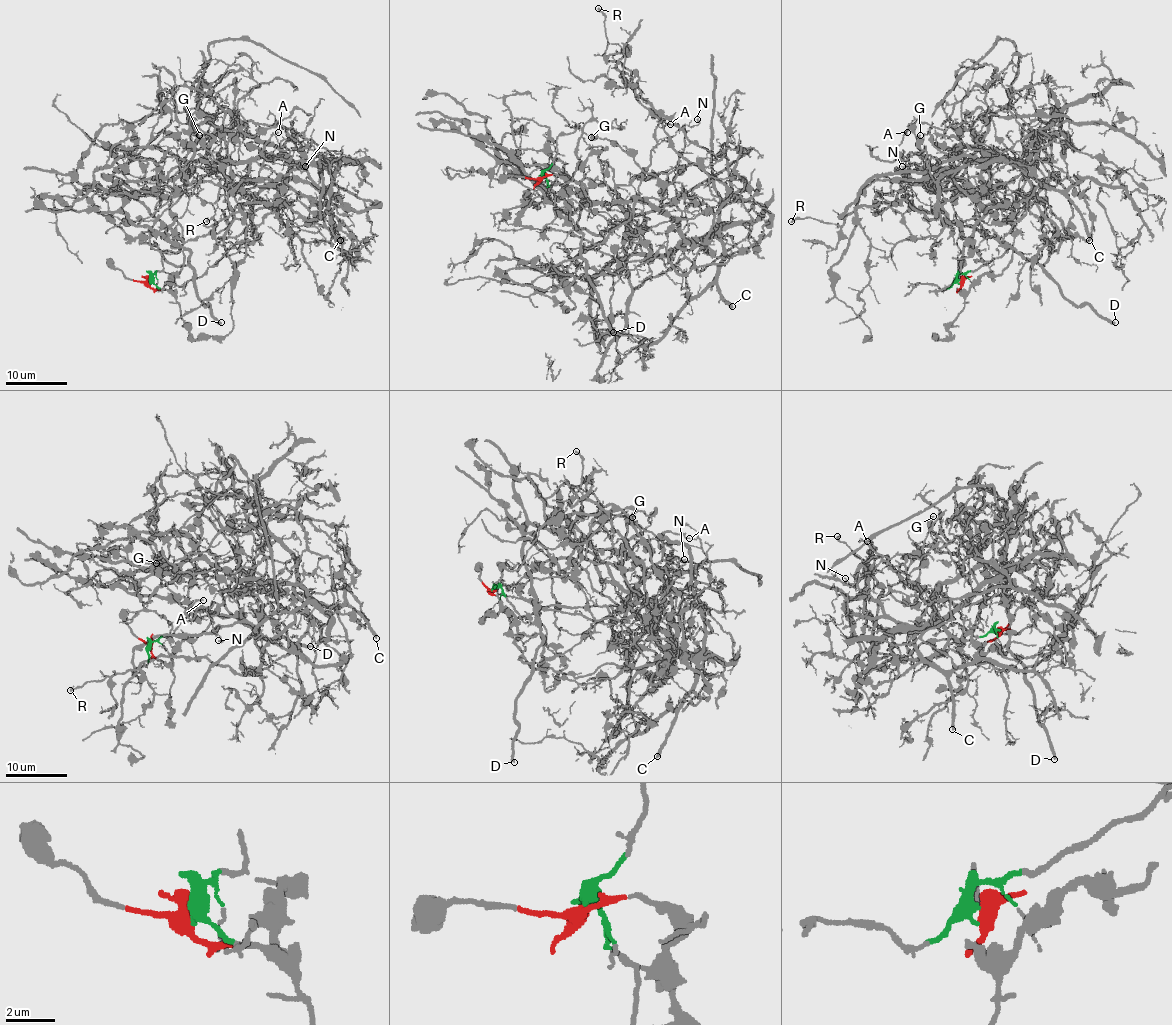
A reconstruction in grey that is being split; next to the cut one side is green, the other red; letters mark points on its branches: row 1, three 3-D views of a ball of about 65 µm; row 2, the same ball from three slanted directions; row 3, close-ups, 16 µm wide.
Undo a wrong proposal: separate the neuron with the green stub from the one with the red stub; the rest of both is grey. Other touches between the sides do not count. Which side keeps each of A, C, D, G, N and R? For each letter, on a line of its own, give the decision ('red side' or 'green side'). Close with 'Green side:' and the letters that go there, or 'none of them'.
A: green side
C: green side
D: red side
G: green side
N: green side
R: green side
Green side: A, C, G, N, R

